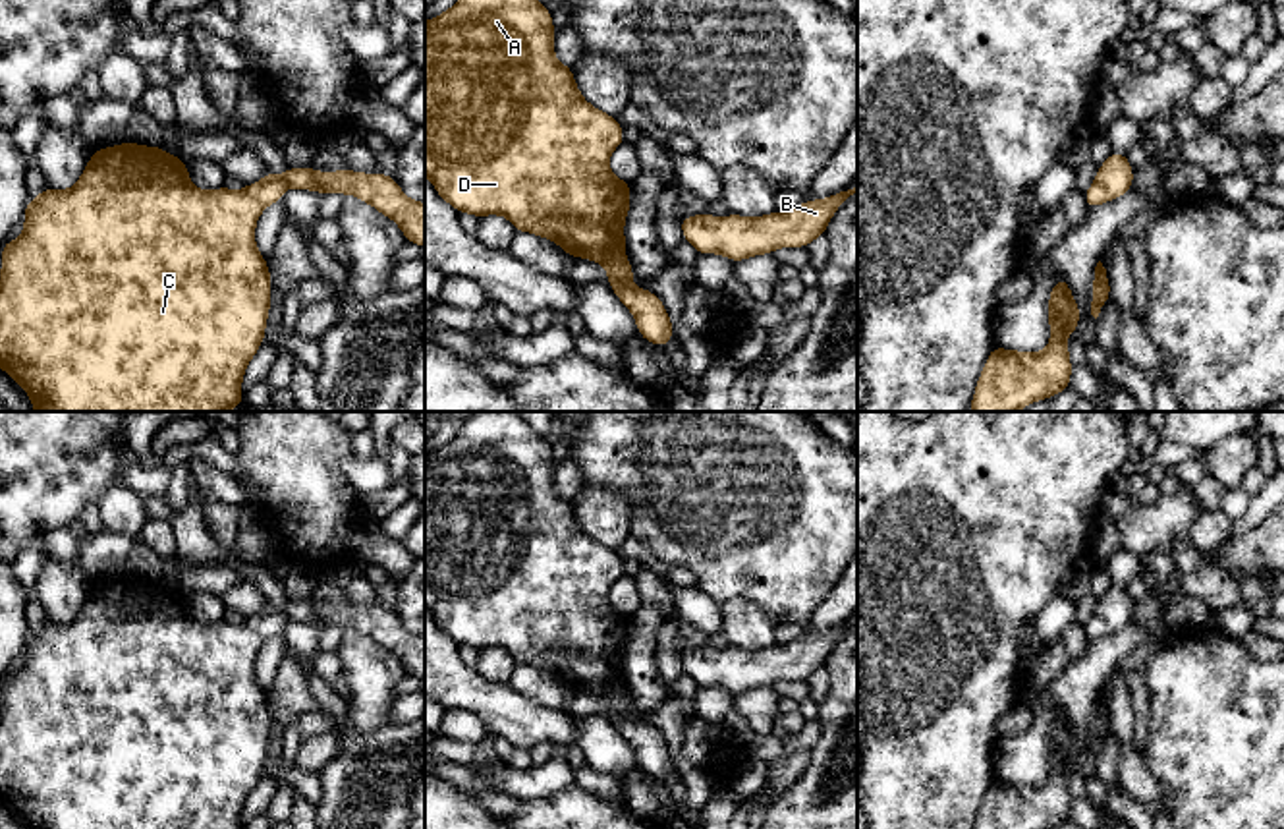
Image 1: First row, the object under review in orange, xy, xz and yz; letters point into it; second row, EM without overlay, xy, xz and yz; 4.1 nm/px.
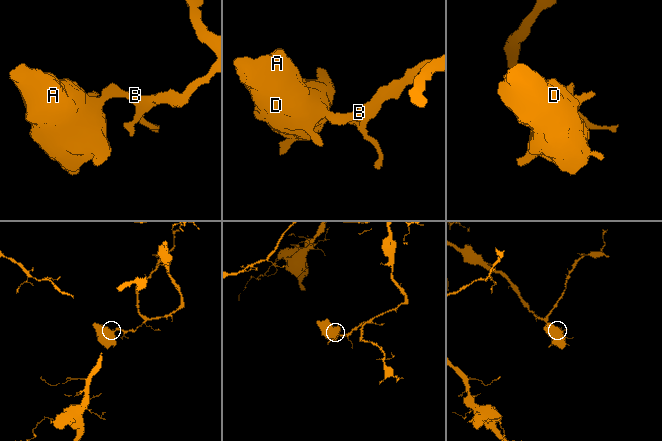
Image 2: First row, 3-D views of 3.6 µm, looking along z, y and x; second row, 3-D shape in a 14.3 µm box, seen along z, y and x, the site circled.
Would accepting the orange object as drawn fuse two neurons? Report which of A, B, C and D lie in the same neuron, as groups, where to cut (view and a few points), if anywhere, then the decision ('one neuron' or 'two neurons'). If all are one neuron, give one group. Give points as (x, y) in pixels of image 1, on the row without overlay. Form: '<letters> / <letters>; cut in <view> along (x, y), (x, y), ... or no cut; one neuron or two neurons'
A B C D; no cut; one neuron

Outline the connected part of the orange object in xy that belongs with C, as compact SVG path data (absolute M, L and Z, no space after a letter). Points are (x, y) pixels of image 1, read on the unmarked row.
M137 576L112 578L91 586L89 597L71 622L44 620L42 626L27 634L25 661L14 674L2 676L0 703L0 802L8 806L29 829L243 829L241 812L257 783L263 779L266 750L270 744L270 703L255 678L255 659L261 645L284 632L286 620L311 622L317 626L351 626L369 636L380 647L392 651L405 669L405 674L425 680L425 636L404 628L394 609L380 605L361 607L349 601L336 605L315 605L309 599L288 601L278 611L270 603L259 616L249 616L239 624L226 618L205 624L191 616L189 603L176 587L162 580Z

